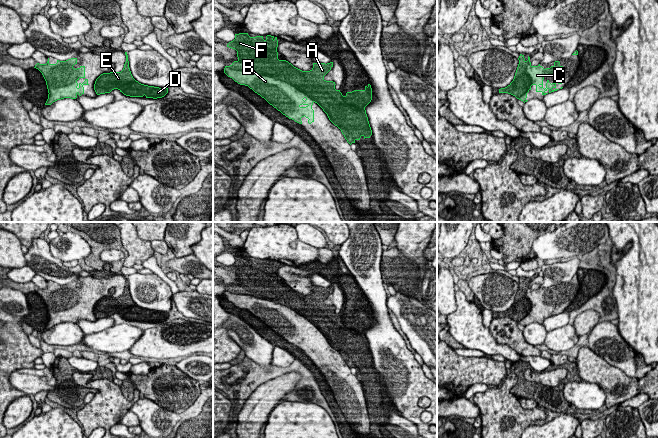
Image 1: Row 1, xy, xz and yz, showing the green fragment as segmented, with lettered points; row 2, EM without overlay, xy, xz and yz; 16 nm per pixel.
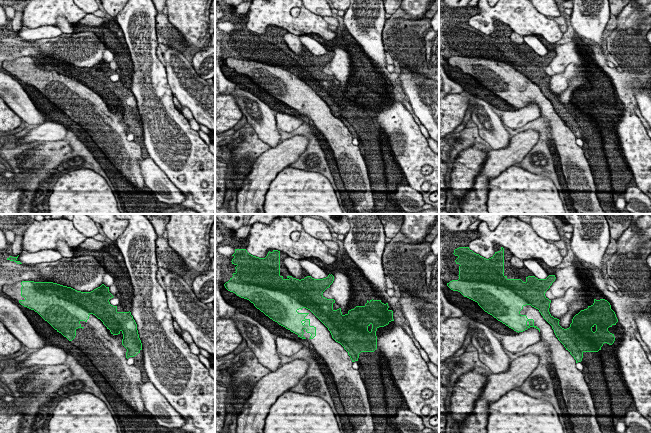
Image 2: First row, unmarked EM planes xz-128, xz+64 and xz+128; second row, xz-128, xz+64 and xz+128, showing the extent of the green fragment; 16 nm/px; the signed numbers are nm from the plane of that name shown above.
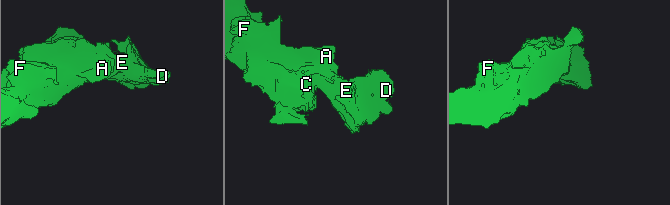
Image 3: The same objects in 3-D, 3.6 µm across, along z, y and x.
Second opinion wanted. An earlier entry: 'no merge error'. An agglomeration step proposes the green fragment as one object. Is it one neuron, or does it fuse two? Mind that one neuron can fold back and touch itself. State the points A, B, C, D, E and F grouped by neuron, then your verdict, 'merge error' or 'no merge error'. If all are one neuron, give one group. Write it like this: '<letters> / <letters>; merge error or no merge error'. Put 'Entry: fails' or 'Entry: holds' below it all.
A B C D E F; no merge error
Entry: holds

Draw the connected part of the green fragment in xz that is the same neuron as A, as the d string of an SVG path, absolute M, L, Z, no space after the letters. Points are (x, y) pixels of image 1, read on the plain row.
M248 257L235 258L235 263L229 266L227 271L237 275L238 284L234 285L230 290L225 290L224 297L238 308L248 310L289 343L302 348L301 342L305 340L309 343L308 347L311 348L314 346L314 334L312 333L312 329L315 326L327 338L329 344L341 354L350 369L355 367L356 364L360 364L362 360L365 363L370 362L372 359L372 354L365 334L365 331L372 324L372 312L370 308L365 310L364 314L347 316L346 319L343 320L340 314L335 313L335 306L326 305L324 303L324 300L333 291L333 286L327 288L313 287L313 292L310 295L302 295L294 291L288 285L278 283L278 264L277 261L271 259L267 259L264 264L263 260L250 261Z

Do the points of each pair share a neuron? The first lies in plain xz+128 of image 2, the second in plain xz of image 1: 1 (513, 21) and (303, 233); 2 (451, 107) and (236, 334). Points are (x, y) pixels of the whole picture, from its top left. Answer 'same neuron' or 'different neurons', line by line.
1: different neurons
2: different neurons

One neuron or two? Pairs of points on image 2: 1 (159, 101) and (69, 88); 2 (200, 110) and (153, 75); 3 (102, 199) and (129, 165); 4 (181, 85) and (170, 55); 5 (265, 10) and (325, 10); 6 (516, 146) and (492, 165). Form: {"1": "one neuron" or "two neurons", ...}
{"1": "two neurons", "2": "two neurons", "3": "two neurons", "4": "one neuron", "5": "two neurons", "6": "one neuron"}

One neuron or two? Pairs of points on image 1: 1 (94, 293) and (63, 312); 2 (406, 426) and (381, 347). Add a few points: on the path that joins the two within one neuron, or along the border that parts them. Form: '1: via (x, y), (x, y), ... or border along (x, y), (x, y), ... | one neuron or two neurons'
1: via (86, 301), (71, 305) | one neuron
2: border along (401, 416), (410, 420), (418, 427) | two neurons

